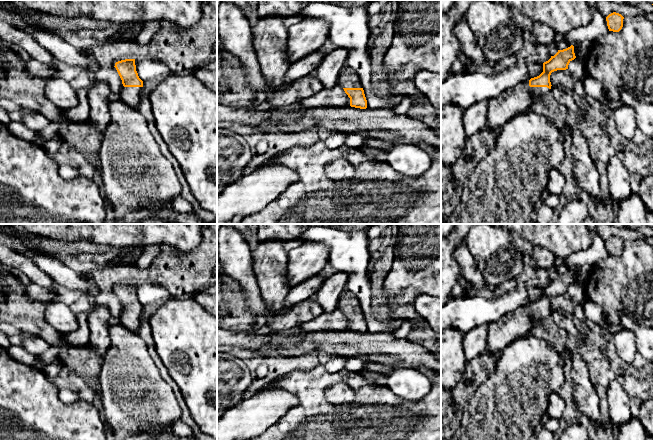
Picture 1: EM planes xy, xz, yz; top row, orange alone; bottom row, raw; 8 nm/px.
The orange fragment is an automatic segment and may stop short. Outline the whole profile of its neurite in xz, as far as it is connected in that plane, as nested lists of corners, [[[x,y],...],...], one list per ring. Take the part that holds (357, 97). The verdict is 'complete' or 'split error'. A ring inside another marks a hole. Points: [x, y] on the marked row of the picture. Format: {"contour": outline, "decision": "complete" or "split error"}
{"contour": [[[346,65],[340,71],[341,86],[350,98],[350,106],[360,109],[367,108],[367,100],[362,84],[355,70]]], "decision": "split error"}

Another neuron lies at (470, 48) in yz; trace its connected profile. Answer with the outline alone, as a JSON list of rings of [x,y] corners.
[[[463,19],[458,22],[457,37],[461,42],[462,53],[470,61],[479,63],[485,63],[487,61],[483,51],[476,41],[476,38],[469,30]]]

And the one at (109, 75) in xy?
[[[99,66],[99,69],[95,73],[95,79],[97,82],[106,82],[110,87],[112,97],[118,97],[123,84],[115,67],[108,68]]]

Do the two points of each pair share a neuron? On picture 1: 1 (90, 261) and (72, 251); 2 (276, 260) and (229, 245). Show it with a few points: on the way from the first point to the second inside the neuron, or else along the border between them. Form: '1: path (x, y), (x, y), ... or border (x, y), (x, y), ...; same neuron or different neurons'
1: path (86, 257), (76, 254); same neuron
2: border (251, 252), (251, 267), (255, 275); different neurons

